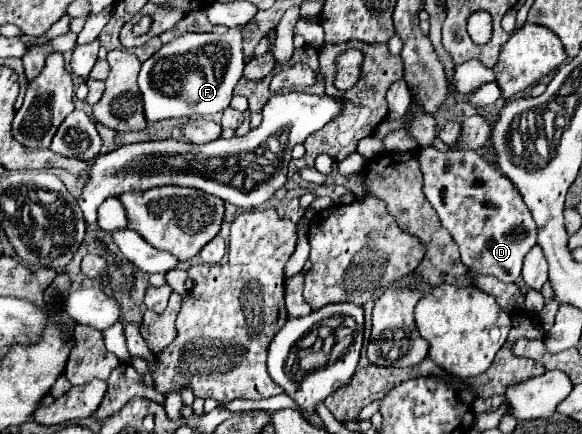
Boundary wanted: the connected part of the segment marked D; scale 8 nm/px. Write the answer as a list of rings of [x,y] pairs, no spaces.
[[[425,147],[419,151],[419,169],[423,173],[423,193],[431,207],[437,211],[441,225],[459,245],[463,265],[475,269],[481,275],[493,275],[505,283],[515,283],[521,275],[525,255],[537,243],[537,225],[533,223],[533,217],[529,215],[529,209],[525,207],[513,183],[509,183],[509,179],[505,179],[505,175],[501,175],[477,151],[441,153],[435,147]]]

